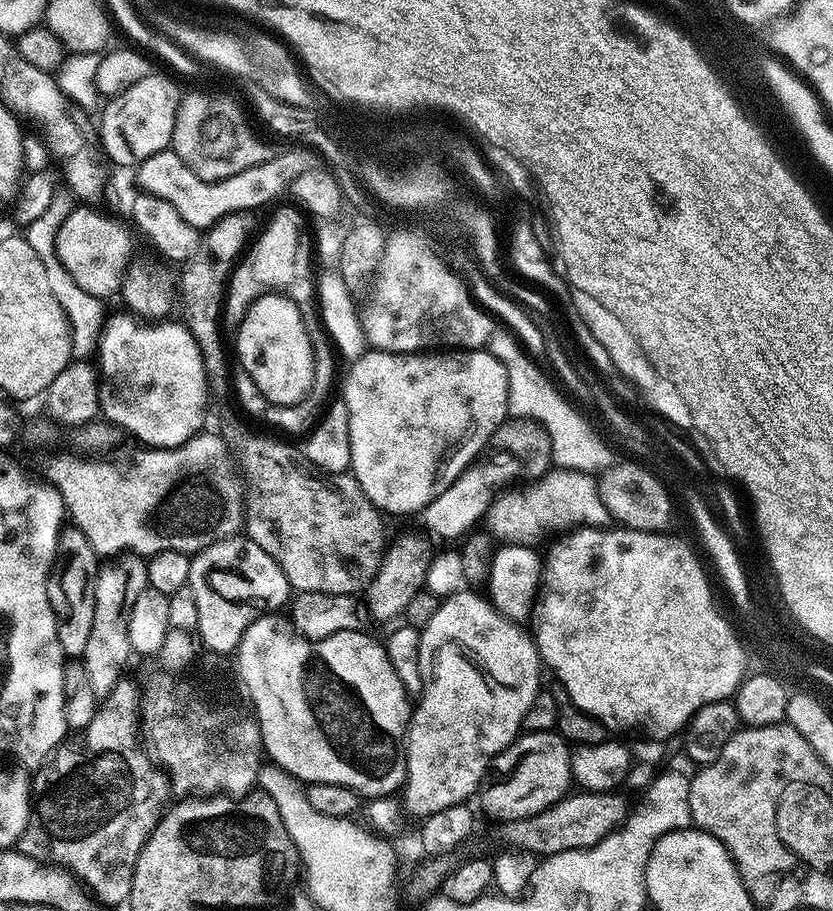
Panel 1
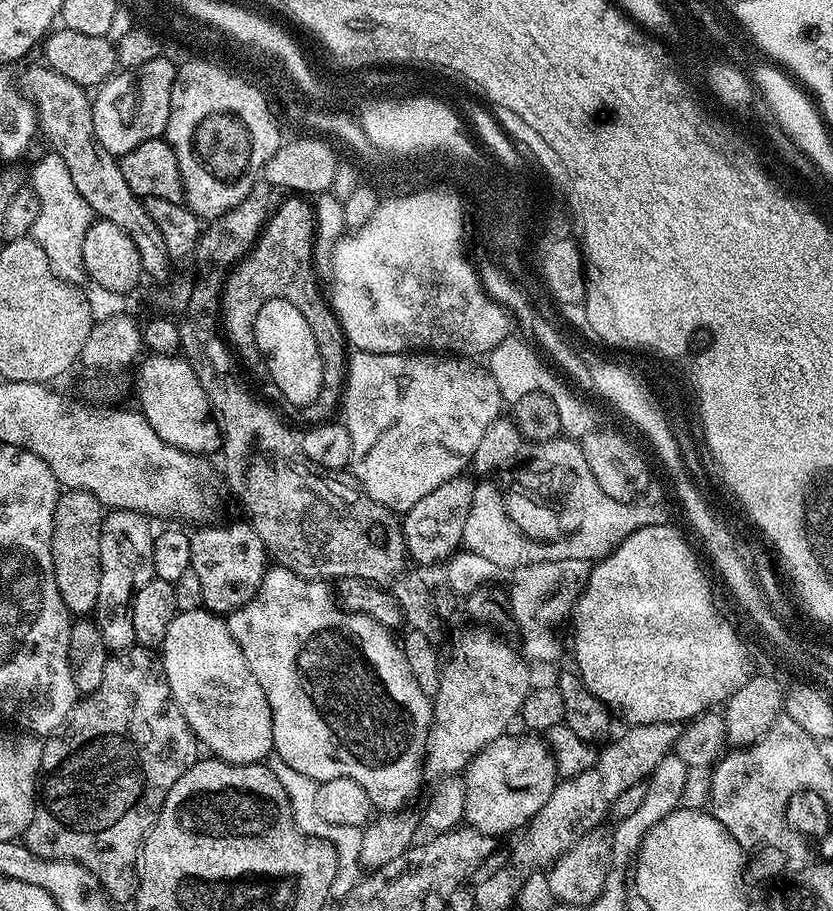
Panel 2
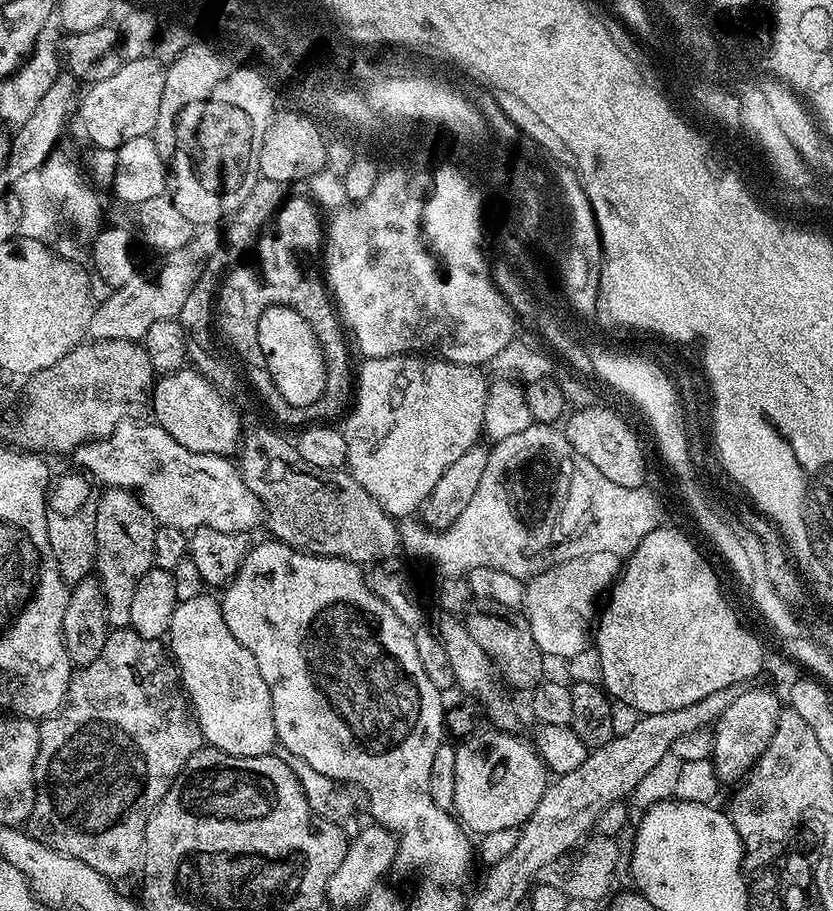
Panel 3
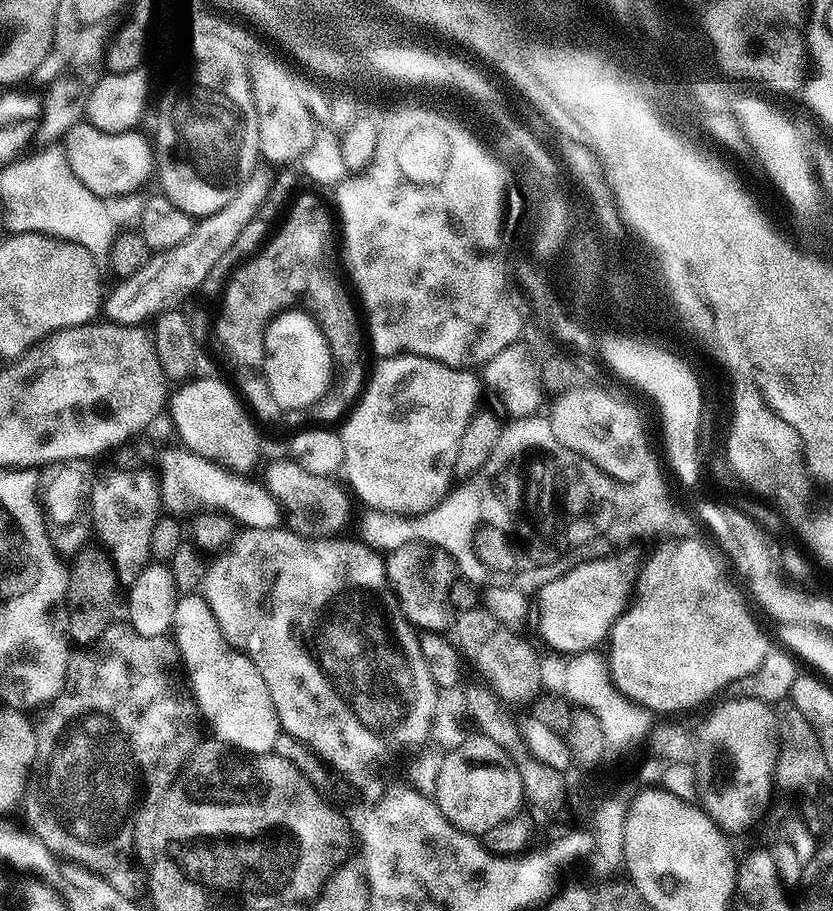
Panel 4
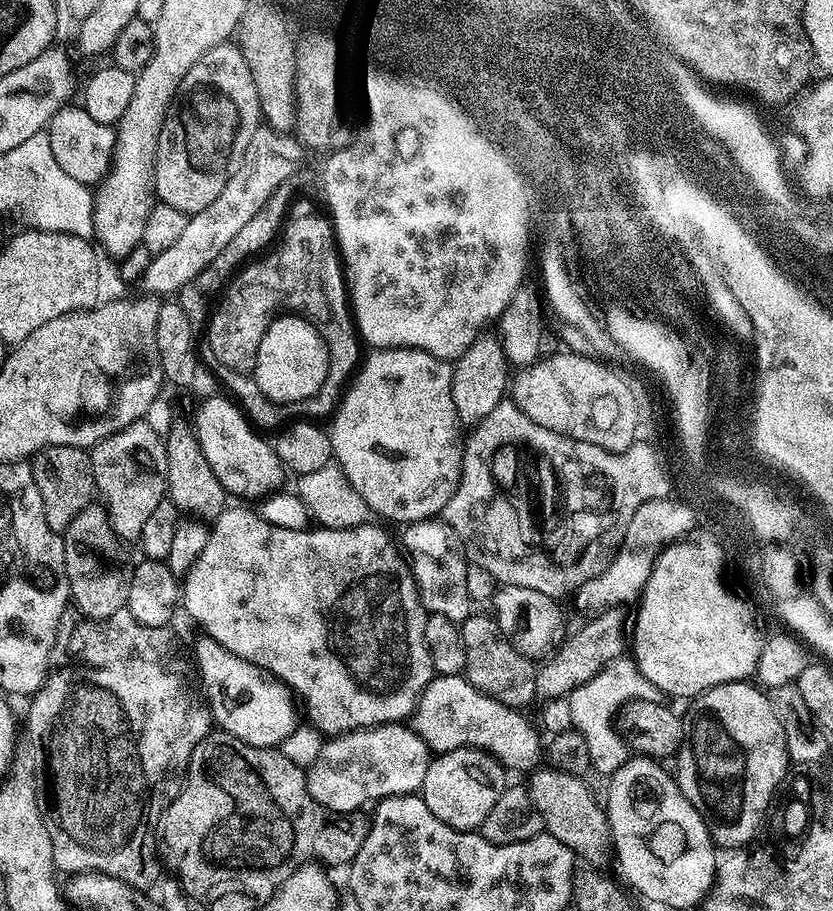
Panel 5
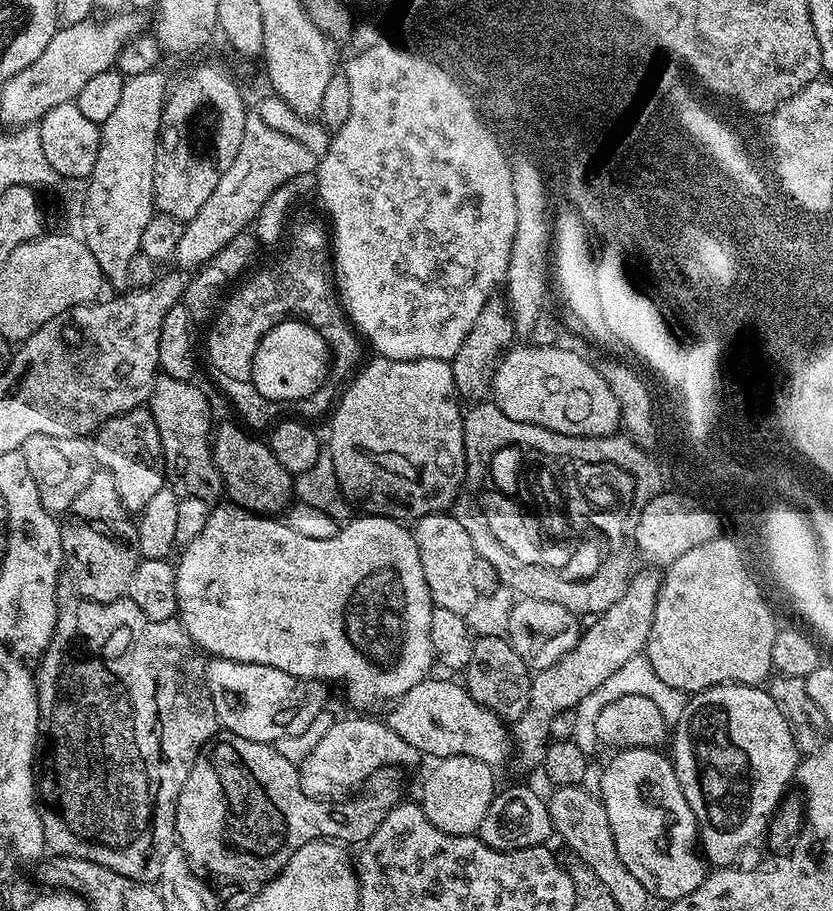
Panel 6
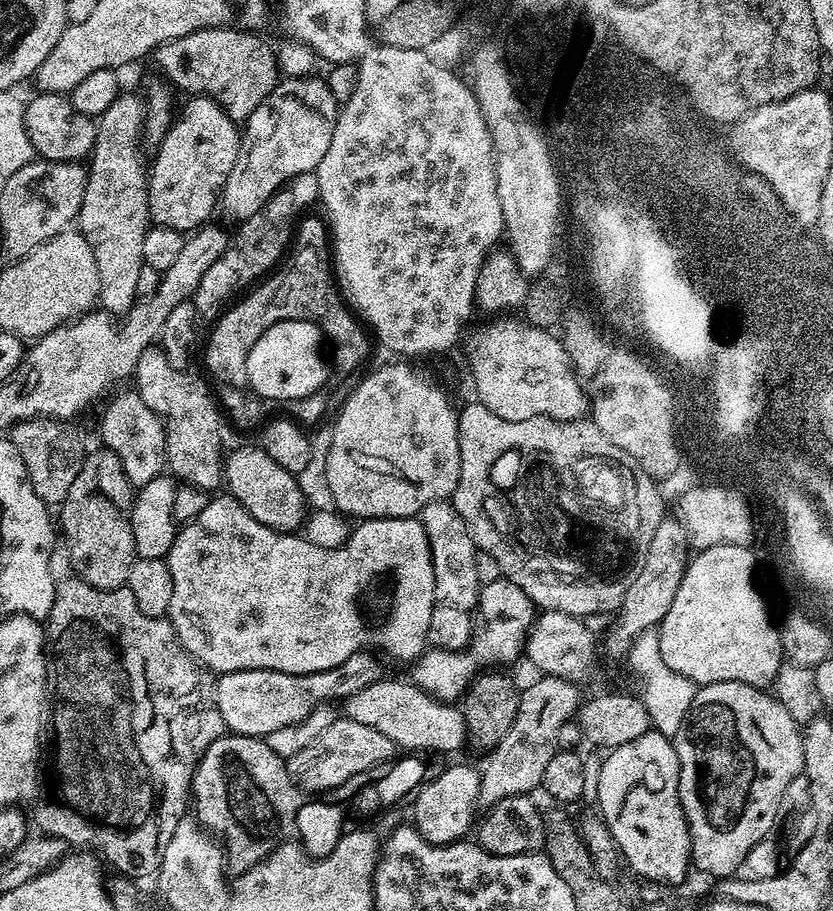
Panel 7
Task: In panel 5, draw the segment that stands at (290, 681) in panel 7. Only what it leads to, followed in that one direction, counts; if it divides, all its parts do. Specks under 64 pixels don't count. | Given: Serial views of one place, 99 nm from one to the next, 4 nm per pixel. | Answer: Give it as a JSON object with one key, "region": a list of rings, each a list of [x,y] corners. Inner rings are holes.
{"region":[[[201,634],[196,640],[196,664],[204,679],[203,695],[213,721],[223,731],[259,748],[276,748],[283,743],[290,731],[288,715],[292,712],[293,697],[288,685],[275,676],[269,676],[257,664],[238,658],[207,634]]]}

